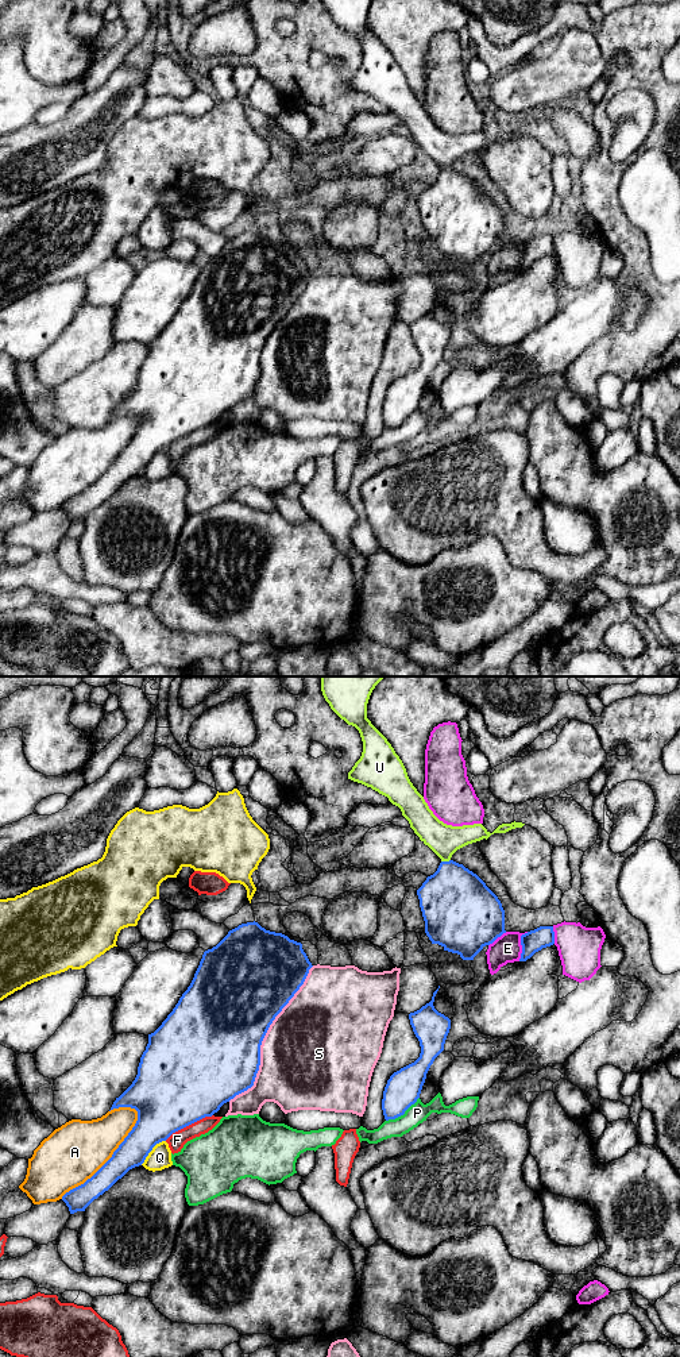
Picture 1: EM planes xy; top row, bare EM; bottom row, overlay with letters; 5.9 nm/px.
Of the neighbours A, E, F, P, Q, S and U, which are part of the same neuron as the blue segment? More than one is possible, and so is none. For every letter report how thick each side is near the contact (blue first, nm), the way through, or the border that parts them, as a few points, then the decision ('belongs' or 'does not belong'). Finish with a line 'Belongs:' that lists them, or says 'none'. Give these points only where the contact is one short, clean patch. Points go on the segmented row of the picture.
A: 170 nm thick on the blue side, 360 nm on the other; does not belong
E: 130 nm thick on the blue side, 170 nm on the other; does not belong
F: 500 nm thick on the blue side, 100 nm on the other; does not belong
P: 200 nm thick on the blue side, 120 nm on the other; does not belong
Q: 300 nm thick on the blue side, 140 nm on the other; does not belong
S: 500 nm thick on the blue side, 500 nm on the other; does not belong
U: 420 nm thick on the blue side, 190 nm on the other; runs through xy (455, 902), (452, 881), (445, 862), (444, 840); belongs
Belongs: U

